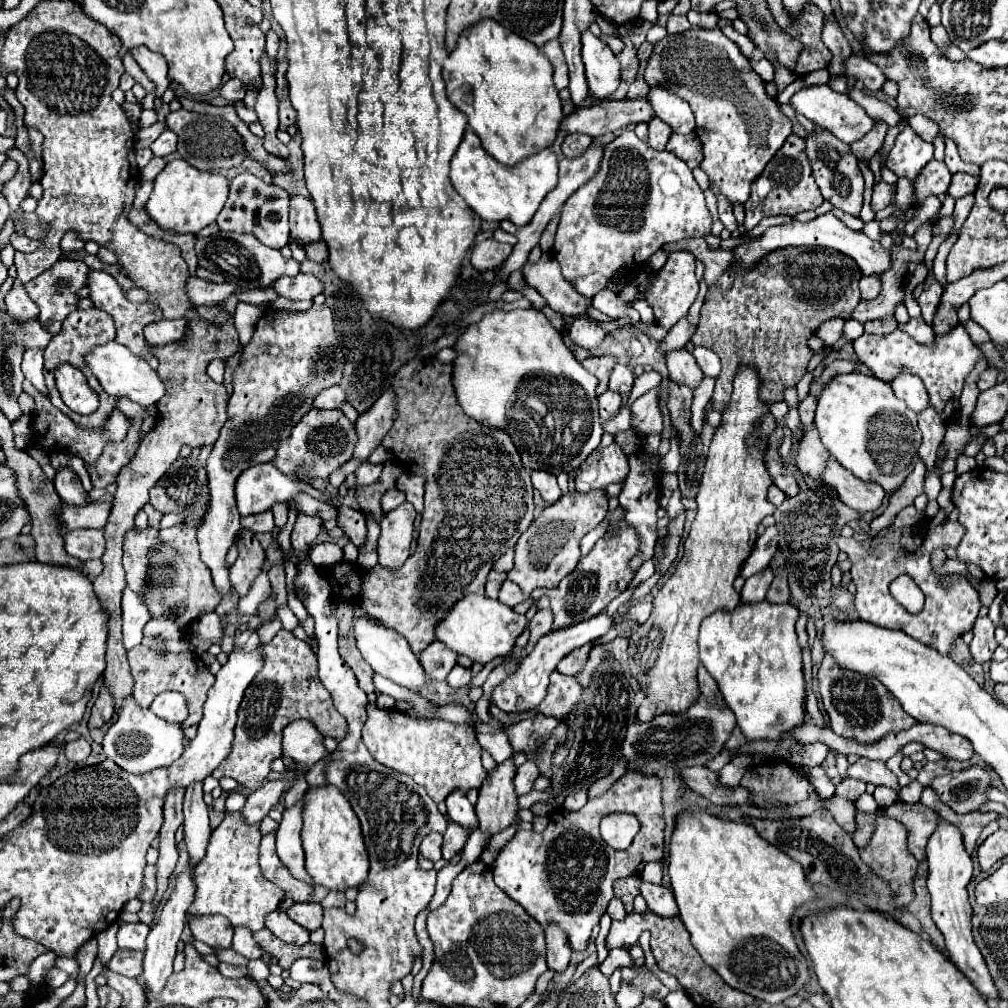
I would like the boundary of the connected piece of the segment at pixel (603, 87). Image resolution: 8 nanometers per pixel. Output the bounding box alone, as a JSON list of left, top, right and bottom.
[582,31,620,99]

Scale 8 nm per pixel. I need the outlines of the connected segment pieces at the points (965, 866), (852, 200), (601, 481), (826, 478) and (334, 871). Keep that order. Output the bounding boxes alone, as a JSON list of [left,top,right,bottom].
[[926,815,998,1001],[806,127,864,217],[576,443,630,493],[822,457,886,513],[302,785,368,891]]

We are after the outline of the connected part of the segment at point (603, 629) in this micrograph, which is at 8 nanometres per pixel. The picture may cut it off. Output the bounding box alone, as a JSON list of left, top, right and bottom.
[492,611,616,711]

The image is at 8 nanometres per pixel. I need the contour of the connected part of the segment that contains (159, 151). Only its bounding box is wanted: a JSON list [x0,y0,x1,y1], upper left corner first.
[150,129,178,157]

